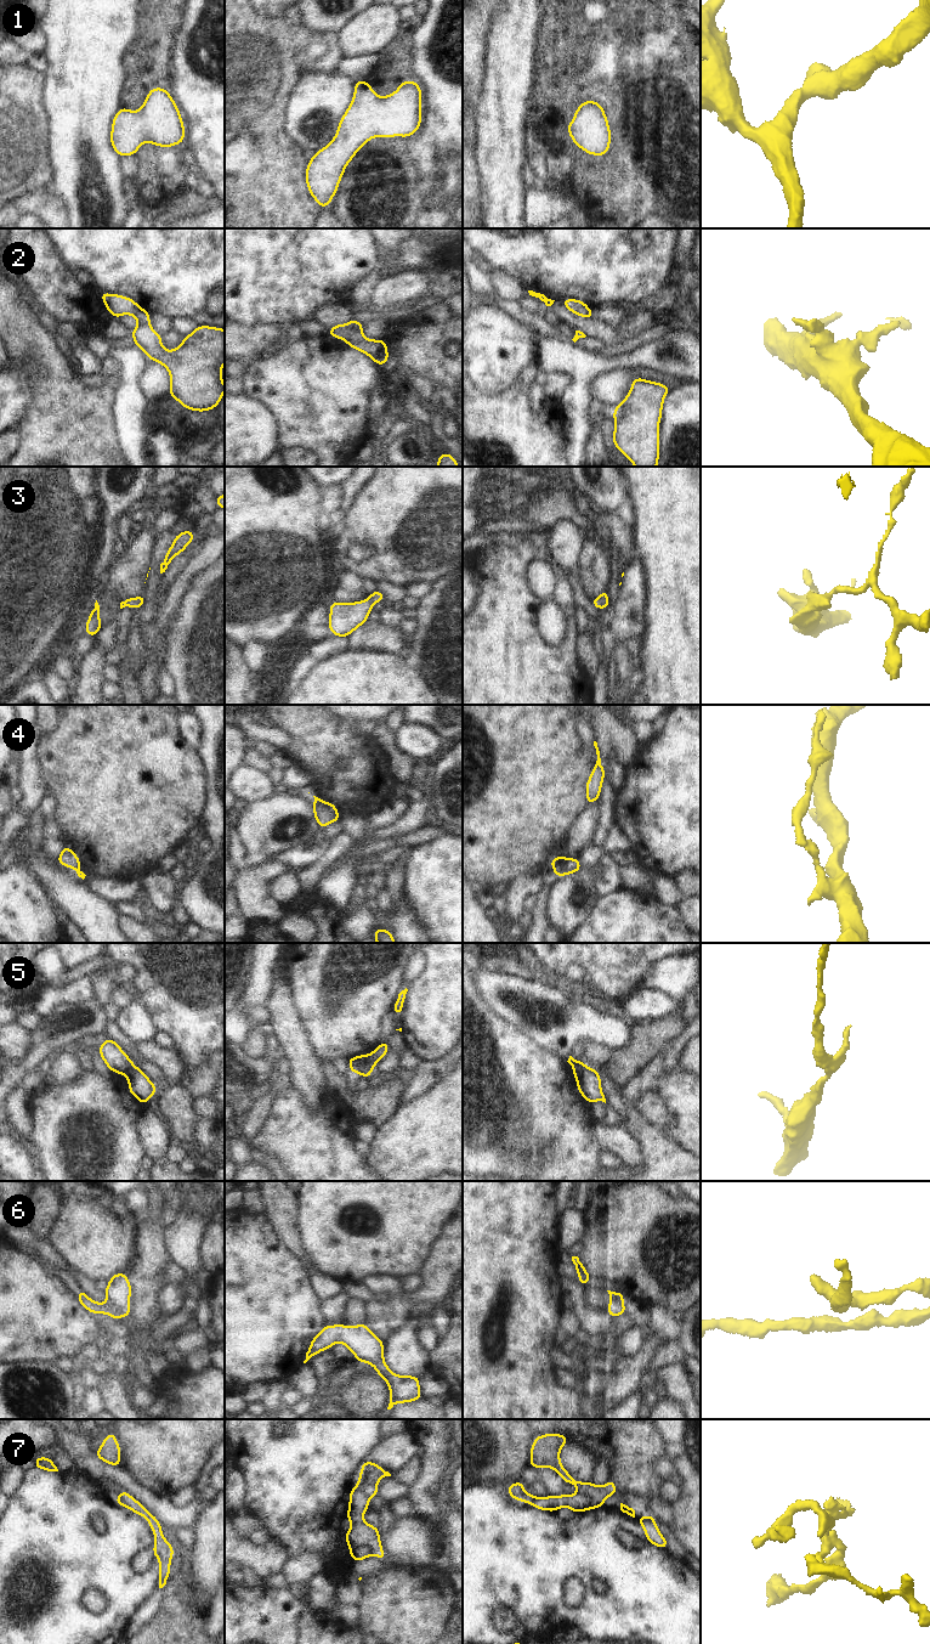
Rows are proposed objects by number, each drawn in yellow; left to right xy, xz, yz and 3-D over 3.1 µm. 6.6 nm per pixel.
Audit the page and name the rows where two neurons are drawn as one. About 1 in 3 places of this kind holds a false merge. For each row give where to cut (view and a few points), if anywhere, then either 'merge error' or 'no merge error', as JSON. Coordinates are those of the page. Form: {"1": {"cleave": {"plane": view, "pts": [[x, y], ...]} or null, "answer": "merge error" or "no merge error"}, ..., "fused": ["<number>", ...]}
{"1": {"cleave": null, "answer": "no merge error"}, "2": {"cleave": null, "answer": "no merge error"}, "3": {"cleave": null, "answer": "no merge error"}, "4": {"cleave": {"plane": "yz", "pts": [[565, 862], [555, 870]]}, "answer": "merge error"}, "5": {"cleave": {"plane": "xz", "pts": [[368, 1055], [368, 1060], [356, 1071]]}, "answer": "merge error"}, "6": {"cleave": null, "answer": "no merge error"}, "7": {"cleave": {"plane": "xz", "pts": [[356, 1486], [368, 1497]]}, "answer": "merge error"}, "fused": ["4", "5", "7"]}

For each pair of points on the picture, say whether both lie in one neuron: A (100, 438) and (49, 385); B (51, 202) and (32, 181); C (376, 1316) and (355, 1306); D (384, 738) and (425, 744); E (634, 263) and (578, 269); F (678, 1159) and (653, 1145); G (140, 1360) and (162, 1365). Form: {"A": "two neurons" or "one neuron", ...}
{"A": "one neuron", "B": "two neurons", "C": "two neurons", "D": "two neurons", "E": "one neuron", "F": "one neuron", "G": "two neurons"}

